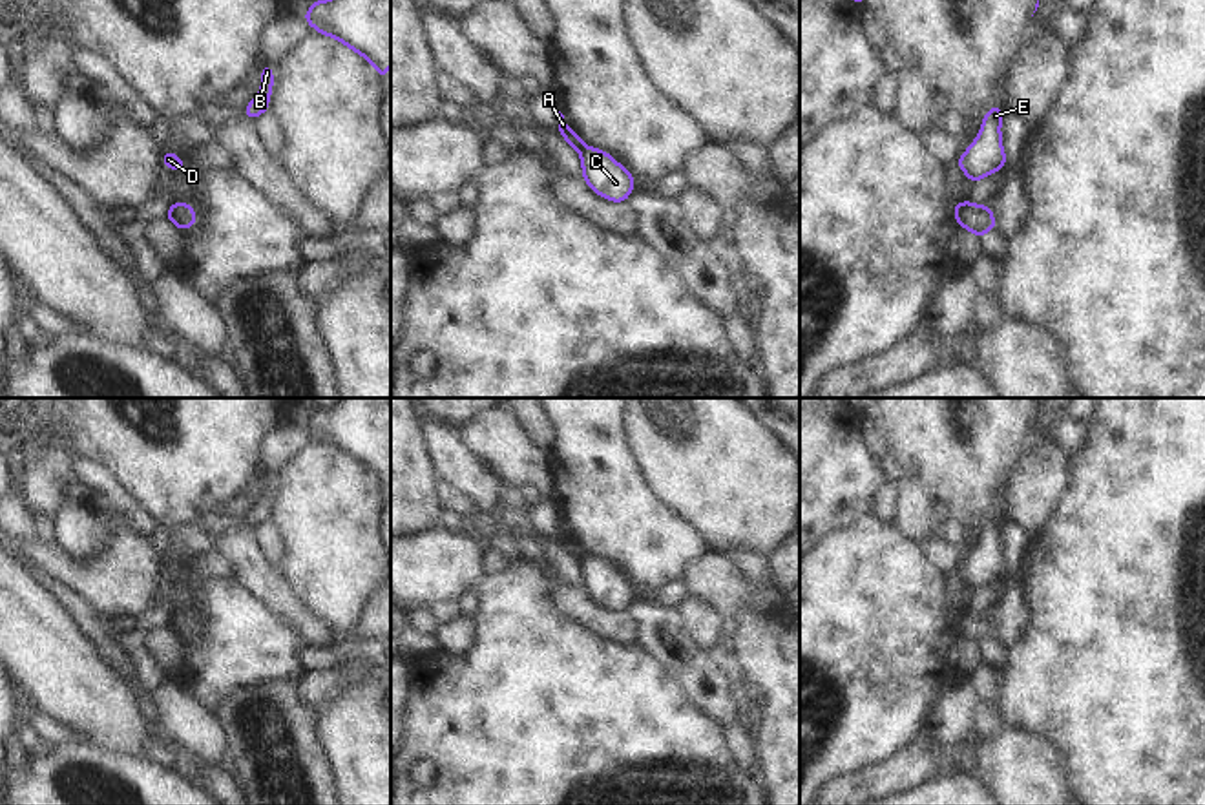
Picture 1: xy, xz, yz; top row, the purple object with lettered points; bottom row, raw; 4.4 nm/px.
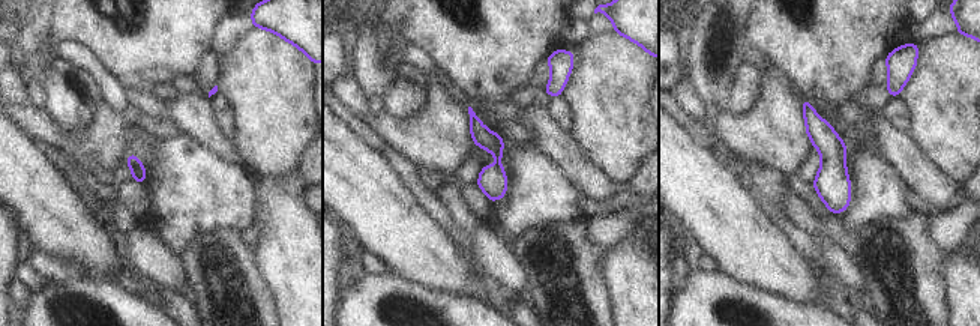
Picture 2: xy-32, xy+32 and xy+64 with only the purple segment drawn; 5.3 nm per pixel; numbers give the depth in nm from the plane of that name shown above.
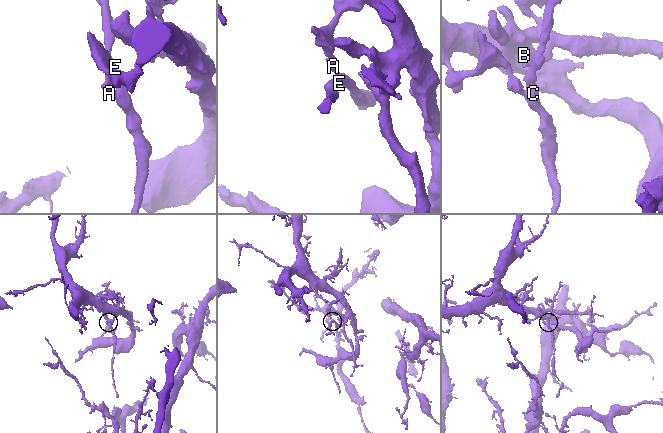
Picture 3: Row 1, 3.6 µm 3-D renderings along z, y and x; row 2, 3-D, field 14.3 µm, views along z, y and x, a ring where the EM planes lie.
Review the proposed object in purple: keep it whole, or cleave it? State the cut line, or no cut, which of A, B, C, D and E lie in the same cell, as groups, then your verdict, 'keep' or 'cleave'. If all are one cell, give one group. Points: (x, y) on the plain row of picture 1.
cut xz (586, 555), (579, 561); groups A B / C D E; cleave

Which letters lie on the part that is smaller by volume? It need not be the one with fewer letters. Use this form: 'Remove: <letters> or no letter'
Remove: C, D, E

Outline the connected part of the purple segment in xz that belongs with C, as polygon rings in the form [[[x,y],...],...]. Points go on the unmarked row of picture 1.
[[[601,557],[581,560],[582,588],[597,604],[612,612],[626,612],[634,601],[634,582]]]

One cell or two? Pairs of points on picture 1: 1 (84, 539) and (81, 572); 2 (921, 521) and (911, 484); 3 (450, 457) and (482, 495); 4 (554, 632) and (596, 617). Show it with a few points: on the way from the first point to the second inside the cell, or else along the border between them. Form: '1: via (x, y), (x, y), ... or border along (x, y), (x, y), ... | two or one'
1: border along (112, 530), (86, 559), (53, 541) | two
2: via (917, 512), (913, 493) | one
3: via (459, 466), (479, 486) | one
4: border along (548, 590), (563, 612), (614, 641) | two

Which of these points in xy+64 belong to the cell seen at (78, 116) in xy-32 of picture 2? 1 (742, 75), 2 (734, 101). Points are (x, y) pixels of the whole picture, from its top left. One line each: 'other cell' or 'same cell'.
1: same cell
2: same cell

